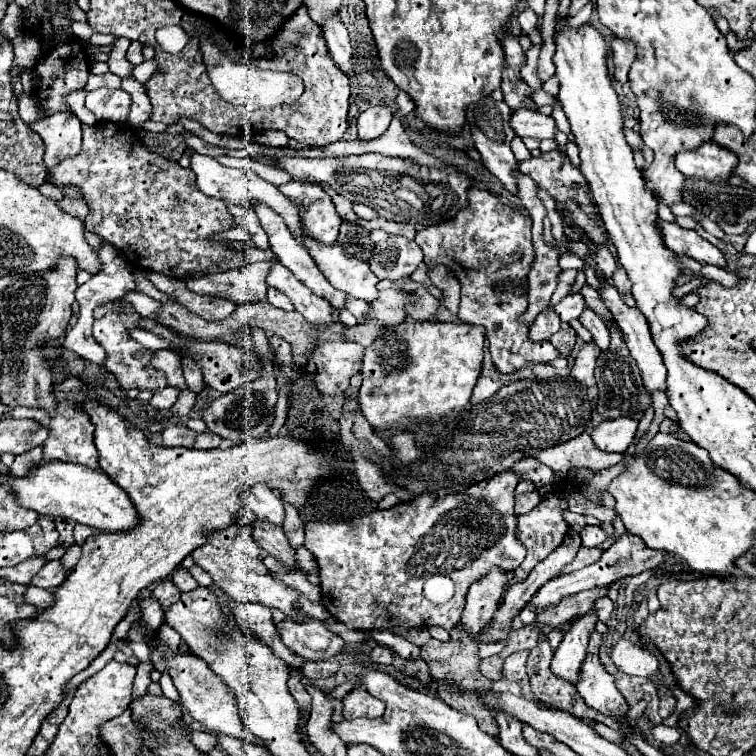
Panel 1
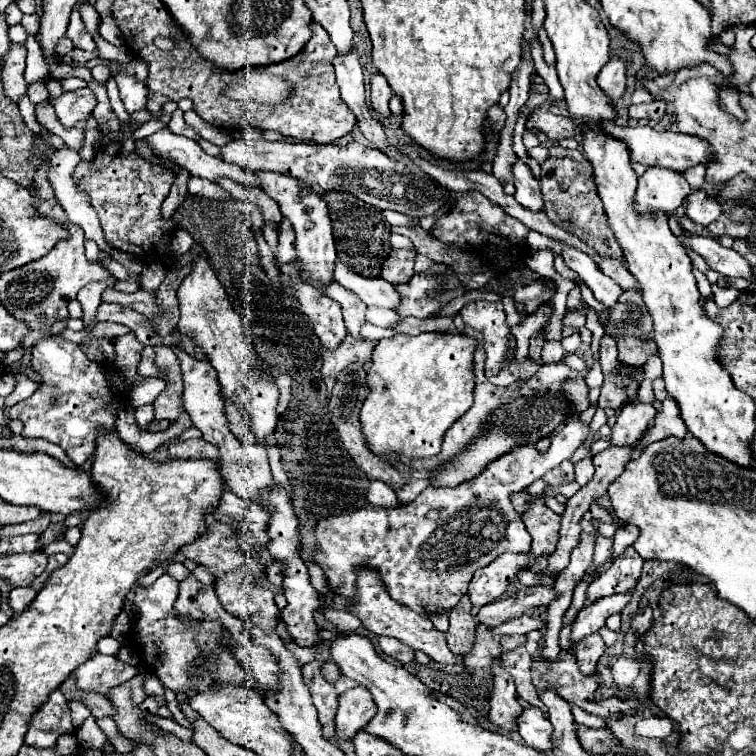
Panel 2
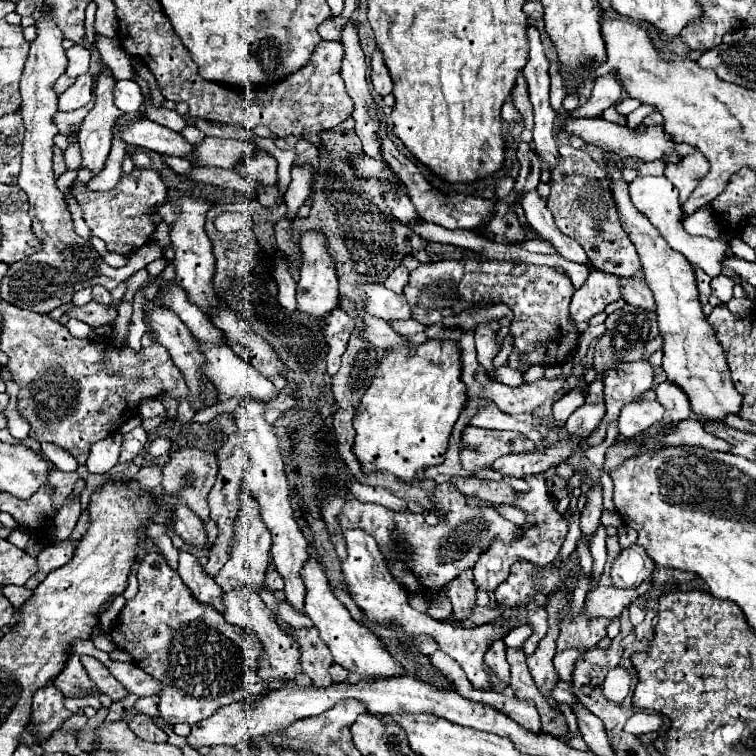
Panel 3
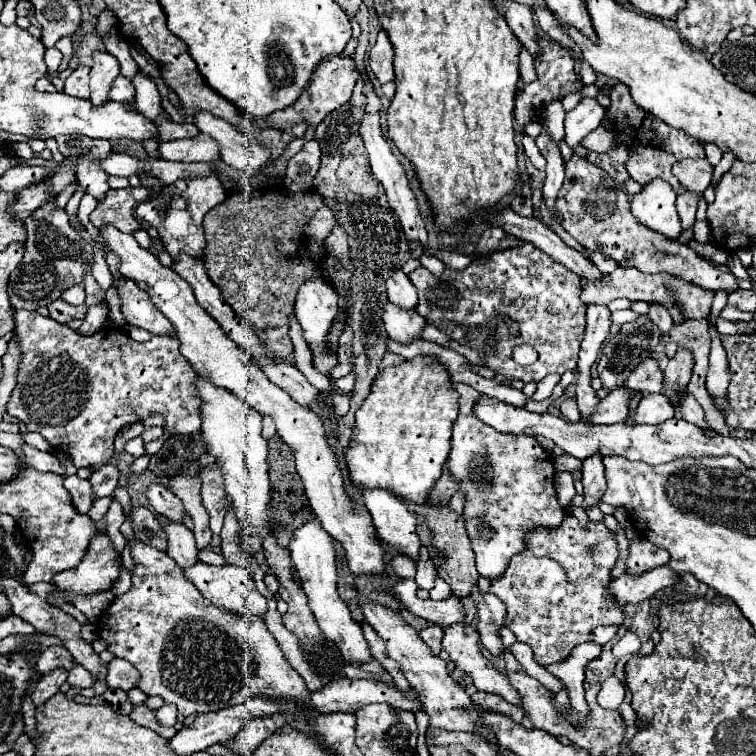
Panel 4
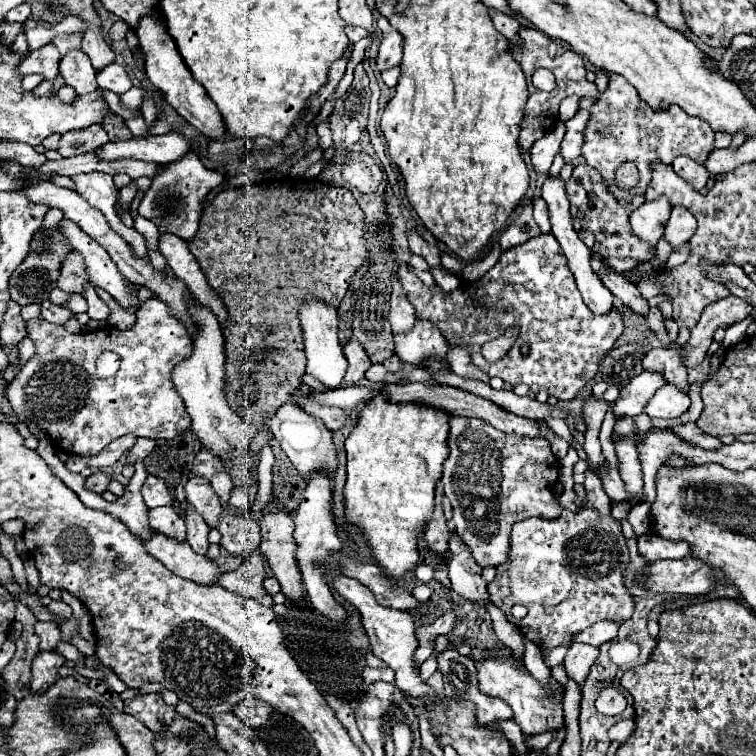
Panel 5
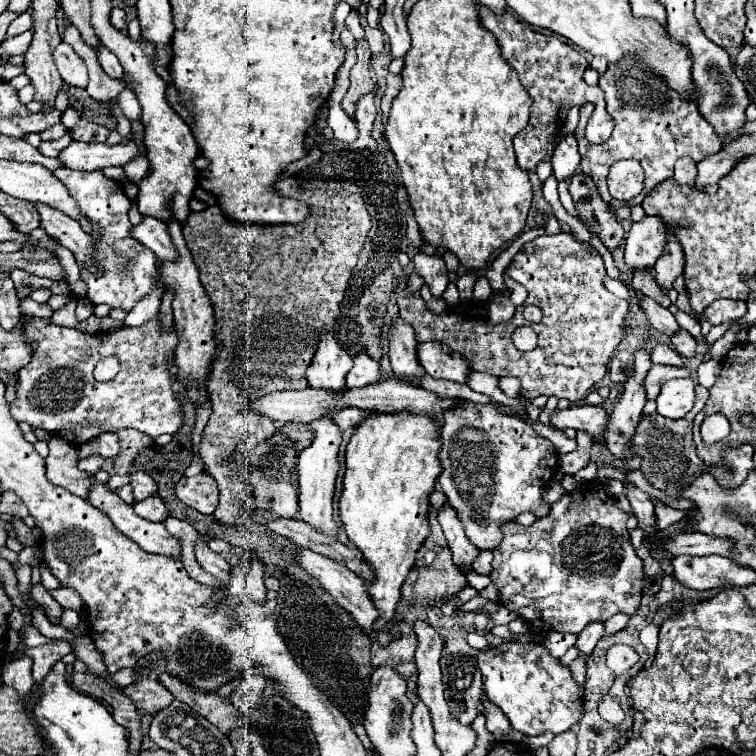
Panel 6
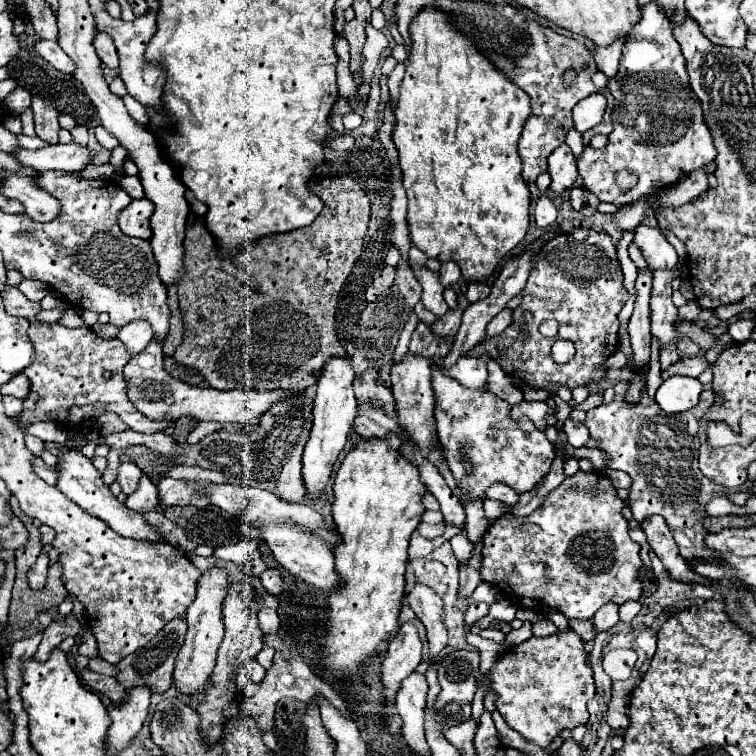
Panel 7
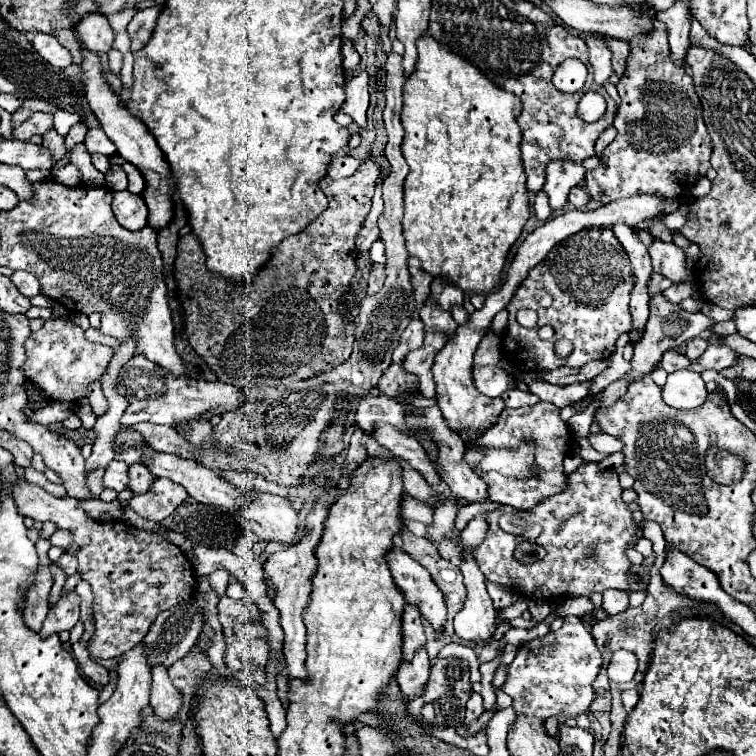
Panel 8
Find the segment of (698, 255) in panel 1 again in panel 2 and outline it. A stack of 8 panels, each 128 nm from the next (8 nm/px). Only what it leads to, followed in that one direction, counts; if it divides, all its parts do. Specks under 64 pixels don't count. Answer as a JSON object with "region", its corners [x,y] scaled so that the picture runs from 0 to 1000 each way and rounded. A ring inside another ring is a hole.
{"region":[[[907,307],[907,312],[910,312],[910,317],[907,317],[910,325],[918,333],[923,333],[934,344],[934,349],[942,357],[947,357],[950,362],[963,365],[963,368],[984,368],[989,373],[997,370],[995,352],[974,331],[958,328],[950,323],[950,317],[937,315],[937,312],[923,312],[923,310],[913,310],[913,307]]]}

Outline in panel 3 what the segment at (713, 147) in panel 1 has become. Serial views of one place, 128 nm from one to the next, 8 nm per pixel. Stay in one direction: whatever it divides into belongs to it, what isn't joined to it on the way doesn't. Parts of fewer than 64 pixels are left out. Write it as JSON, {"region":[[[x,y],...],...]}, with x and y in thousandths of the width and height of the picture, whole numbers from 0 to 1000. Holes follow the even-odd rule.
{"region":[[[765,156],[765,159],[746,159],[746,169],[767,183],[772,183],[775,188],[780,190],[788,190],[799,198],[807,198],[807,201],[815,201],[820,209],[828,209],[828,206],[841,206],[847,212],[884,212],[884,214],[897,214],[902,206],[892,201],[889,196],[889,183],[878,175],[876,167],[868,167],[868,169],[854,169],[852,175],[844,175],[844,172],[833,172],[828,167],[817,167],[817,164],[810,164],[810,161],[802,161],[799,156]]]}

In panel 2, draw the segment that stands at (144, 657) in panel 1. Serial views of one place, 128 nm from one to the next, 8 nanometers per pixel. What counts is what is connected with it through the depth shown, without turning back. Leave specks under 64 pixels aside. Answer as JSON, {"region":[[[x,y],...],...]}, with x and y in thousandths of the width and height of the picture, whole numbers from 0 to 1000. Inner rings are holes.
{"region":[[[217,909],[217,922],[221,927],[221,935],[225,938],[230,951],[239,959],[246,963],[254,964],[255,960],[249,952],[246,952],[245,947],[241,944],[238,940],[234,927],[233,927],[233,921],[230,915],[228,915],[225,911]]]}

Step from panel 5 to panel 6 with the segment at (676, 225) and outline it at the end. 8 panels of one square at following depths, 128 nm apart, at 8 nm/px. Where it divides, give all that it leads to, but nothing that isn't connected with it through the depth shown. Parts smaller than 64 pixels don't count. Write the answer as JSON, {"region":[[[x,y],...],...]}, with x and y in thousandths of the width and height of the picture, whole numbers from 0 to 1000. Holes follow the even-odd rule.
{"region":[[[884,312],[884,325],[873,344],[865,349],[865,365],[873,376],[873,384],[881,389],[892,370],[905,362],[905,333],[899,328],[899,320],[892,312]]]}

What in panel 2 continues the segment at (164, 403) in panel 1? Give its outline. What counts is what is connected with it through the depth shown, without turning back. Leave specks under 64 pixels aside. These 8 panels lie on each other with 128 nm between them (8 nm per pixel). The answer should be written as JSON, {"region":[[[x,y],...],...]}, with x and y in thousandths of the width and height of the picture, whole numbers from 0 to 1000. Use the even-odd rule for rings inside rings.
{"region":[[[193,534],[193,537],[185,537],[180,540],[180,561],[188,571],[193,571],[196,561],[204,556],[204,537],[201,534]]]}

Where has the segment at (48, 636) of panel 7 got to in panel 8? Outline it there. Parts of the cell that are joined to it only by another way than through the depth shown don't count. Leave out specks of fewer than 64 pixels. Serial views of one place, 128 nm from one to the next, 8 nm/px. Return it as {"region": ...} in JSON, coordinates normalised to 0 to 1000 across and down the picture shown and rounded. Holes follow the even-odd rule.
{"region":[[[101,780],[85,783],[79,788],[79,794],[71,796],[71,802],[66,802],[53,839],[66,841],[66,839],[74,839],[74,836],[82,836],[82,833],[95,833],[95,828],[106,817],[103,799],[106,799],[106,788],[101,786]]]}

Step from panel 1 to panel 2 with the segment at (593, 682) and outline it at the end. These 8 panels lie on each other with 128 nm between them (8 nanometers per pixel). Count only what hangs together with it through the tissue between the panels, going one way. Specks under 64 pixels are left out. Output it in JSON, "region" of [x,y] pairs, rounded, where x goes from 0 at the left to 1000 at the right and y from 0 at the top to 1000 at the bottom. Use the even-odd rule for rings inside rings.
{"region":[[[786,836],[783,841],[775,841],[772,847],[767,847],[767,852],[757,852],[757,860],[765,870],[767,886],[772,892],[786,892],[788,889],[788,876],[799,862],[799,849],[796,841],[791,836]]]}

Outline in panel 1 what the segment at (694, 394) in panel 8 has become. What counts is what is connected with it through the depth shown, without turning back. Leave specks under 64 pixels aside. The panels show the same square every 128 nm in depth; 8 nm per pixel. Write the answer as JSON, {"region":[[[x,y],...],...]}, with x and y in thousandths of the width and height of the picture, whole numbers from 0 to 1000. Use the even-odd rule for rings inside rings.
{"region":[[[820,550],[815,556],[794,558],[783,569],[786,587],[799,598],[828,598],[844,566],[844,556],[833,550]]]}

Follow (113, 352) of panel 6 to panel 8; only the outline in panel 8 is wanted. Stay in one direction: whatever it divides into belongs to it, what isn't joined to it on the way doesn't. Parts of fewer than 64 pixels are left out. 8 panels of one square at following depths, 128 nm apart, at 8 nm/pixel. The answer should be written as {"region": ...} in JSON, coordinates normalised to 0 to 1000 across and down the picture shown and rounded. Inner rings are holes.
{"region":[[[61,423],[50,439],[40,442],[32,460],[37,471],[32,481],[34,500],[48,505],[69,529],[85,532],[101,532],[114,524],[114,511],[135,497],[151,466],[146,458],[116,452],[111,437],[95,423]]]}

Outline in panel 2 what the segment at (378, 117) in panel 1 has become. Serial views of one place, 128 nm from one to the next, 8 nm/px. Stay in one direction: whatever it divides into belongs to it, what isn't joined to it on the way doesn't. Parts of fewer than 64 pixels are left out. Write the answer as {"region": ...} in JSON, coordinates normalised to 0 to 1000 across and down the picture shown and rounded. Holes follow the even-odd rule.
{"region":[[[500,95],[500,98],[495,98],[492,101],[492,106],[489,106],[489,138],[492,138],[492,143],[497,146],[497,148],[503,148],[505,153],[513,153],[516,151],[516,146],[513,146],[513,132],[516,132],[516,127],[519,127],[519,116],[513,114],[513,108],[511,108],[511,103]]]}

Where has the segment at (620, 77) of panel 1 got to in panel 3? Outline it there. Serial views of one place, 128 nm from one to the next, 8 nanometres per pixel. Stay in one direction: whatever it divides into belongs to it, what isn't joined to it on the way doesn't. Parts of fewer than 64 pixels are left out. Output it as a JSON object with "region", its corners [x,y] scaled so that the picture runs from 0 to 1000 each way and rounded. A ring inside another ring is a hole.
{"region":[[[804,98],[804,101],[794,101],[788,103],[788,111],[786,111],[786,119],[783,119],[783,127],[775,138],[770,138],[767,143],[757,146],[751,153],[754,156],[767,156],[767,153],[778,153],[778,156],[794,156],[796,148],[810,140],[812,135],[817,135],[823,127],[823,114],[820,108]]]}

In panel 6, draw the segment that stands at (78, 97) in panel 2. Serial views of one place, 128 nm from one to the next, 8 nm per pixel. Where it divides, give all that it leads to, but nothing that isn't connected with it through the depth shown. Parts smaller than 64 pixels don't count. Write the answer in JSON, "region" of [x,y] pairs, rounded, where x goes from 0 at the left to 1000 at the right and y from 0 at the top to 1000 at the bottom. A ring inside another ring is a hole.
{"region":[[[79,56],[74,61],[74,66],[69,69],[71,85],[77,90],[77,98],[82,101],[85,108],[103,114],[103,116],[114,116],[116,111],[116,93],[111,87],[111,79],[95,66],[95,61]]]}

